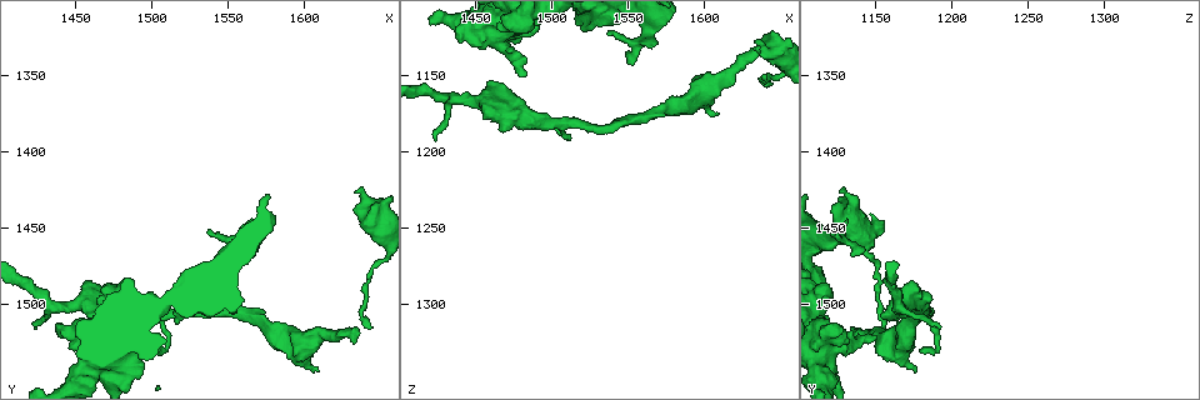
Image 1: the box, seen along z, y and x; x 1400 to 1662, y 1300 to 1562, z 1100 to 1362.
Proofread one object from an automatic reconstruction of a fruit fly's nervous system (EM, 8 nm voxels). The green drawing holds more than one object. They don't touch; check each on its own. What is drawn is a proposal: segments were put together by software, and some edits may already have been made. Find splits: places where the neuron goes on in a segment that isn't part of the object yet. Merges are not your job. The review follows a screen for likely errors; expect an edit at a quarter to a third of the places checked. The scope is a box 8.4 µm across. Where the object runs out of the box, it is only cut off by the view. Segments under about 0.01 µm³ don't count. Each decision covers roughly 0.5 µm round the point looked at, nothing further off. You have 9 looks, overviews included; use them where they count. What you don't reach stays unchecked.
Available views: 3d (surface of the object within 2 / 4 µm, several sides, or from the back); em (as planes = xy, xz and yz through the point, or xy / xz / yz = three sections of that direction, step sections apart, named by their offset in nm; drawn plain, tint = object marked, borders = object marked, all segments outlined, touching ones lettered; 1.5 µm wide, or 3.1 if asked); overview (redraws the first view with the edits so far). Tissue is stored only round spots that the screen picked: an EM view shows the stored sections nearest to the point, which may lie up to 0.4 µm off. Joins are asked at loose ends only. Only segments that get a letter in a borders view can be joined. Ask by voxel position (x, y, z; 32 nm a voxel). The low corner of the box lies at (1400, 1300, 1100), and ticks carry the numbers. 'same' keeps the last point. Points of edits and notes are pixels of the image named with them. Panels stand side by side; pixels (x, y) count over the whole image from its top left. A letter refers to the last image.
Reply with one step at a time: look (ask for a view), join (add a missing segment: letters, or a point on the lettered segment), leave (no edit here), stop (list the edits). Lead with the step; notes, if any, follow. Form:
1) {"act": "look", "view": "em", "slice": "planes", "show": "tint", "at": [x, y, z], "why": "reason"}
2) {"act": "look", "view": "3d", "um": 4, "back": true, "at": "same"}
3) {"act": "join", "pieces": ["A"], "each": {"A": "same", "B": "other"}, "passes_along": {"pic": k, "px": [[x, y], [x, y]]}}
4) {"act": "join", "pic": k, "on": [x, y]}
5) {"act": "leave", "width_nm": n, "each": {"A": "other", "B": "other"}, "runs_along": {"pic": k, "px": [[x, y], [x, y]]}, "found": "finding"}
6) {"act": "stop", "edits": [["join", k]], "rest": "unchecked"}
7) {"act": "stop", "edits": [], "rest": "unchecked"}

{"act": "look", "view": "3d", "um": 2, "at": [1632, 1426, 1128], "why": "an open end"}

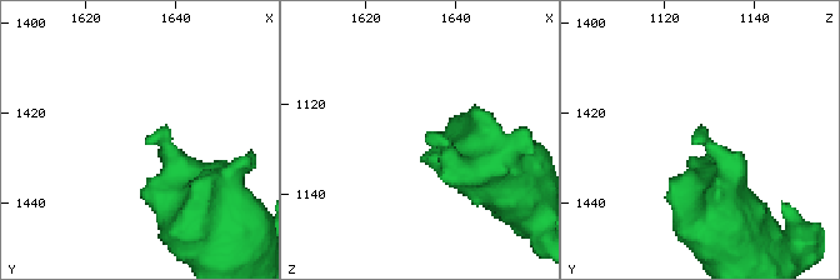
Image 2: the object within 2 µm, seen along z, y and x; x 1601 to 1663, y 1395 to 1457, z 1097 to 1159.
{"act": "look", "view": "em", "slice": "planes", "show": "tint", "at": [1633, 1426, 1128], "why": "now the EM"}

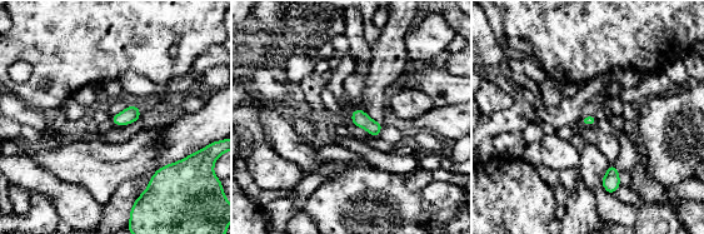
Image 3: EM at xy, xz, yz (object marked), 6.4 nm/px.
{"act": "look", "view": "em", "slice": "planes", "show": "borders", "at": "same"}

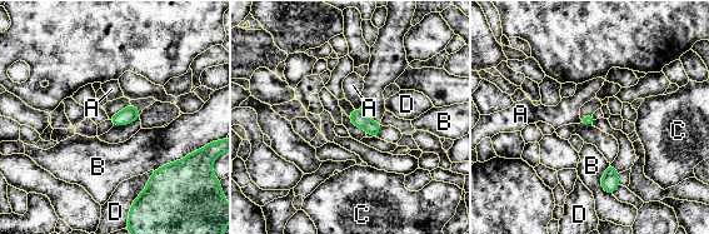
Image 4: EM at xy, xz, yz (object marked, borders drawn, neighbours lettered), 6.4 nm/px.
{"act": "leave", "each": {"A": "other", "B": "other", "C": "other", "D": "other"}, "found": "no lettered segment goes on from it"}

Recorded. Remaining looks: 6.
{"act": "look", "view": "em", "slice": "yz", "step": 4, "show": "tint", "at": [1552, 1464, 1142], "why": "an open end"}

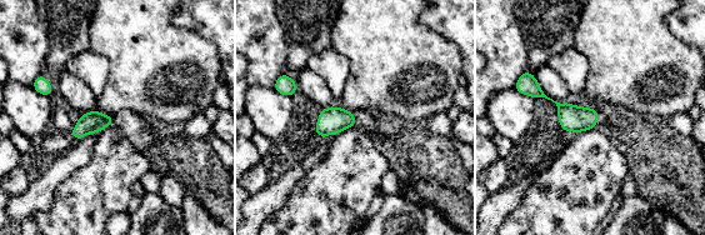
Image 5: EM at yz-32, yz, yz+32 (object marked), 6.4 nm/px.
{"act": "look", "view": "em", "slice": "planes", "show": "borders", "at": "same"}

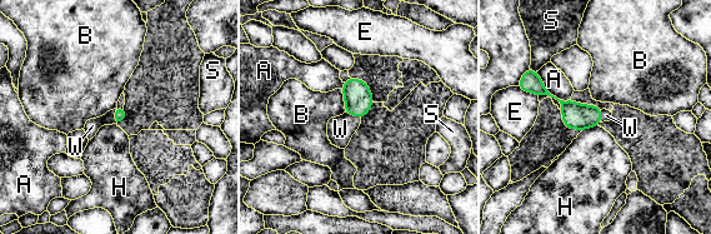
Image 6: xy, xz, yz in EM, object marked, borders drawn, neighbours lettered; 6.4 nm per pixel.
{"act": "join", "pieces": ["W"], "each": {"A": "other", "B": "other", "E": "other", "H": "other", "S": "other", "W": "same"}, "found": "the neuron continues"}

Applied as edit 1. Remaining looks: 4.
{"act": "look", "view": "em", "slice": "planes", "show": "borders", "at": [1634, 1524, 1136], "why": "free end"}

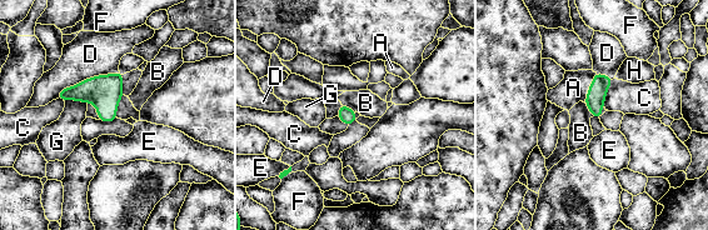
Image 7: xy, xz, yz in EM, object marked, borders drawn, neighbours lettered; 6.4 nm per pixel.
{"act": "join", "pieces": ["A"], "longest_contact_nm": ["D", 440], "each": {"A": "same", "B": "other", "C": "other", "D": "other", "E": "other", "F": "other", "G": "other", "H": "other"}, "found": "it goes on there"}

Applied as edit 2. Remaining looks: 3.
{"act": "look", "view": "em", "slice": "planes", "show": "borders", "at": [1504, 1532, 1180], "why": "thin end"}

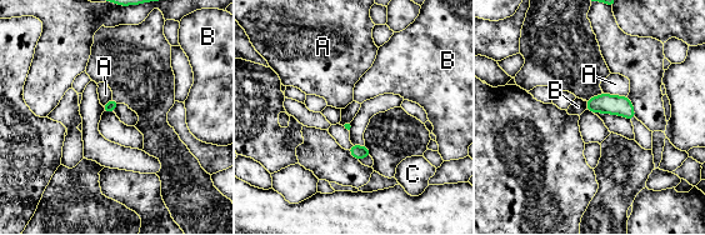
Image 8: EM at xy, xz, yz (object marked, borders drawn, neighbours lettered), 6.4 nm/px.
{"act": "leave", "each": {"A": "other", "B": "other", "C": "other"}, "found": "no lettered segment goes on from it"}

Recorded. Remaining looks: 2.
{"act": "stop", "edits": [["join", 6], ["join", 7]], "rest": "unchecked"}

